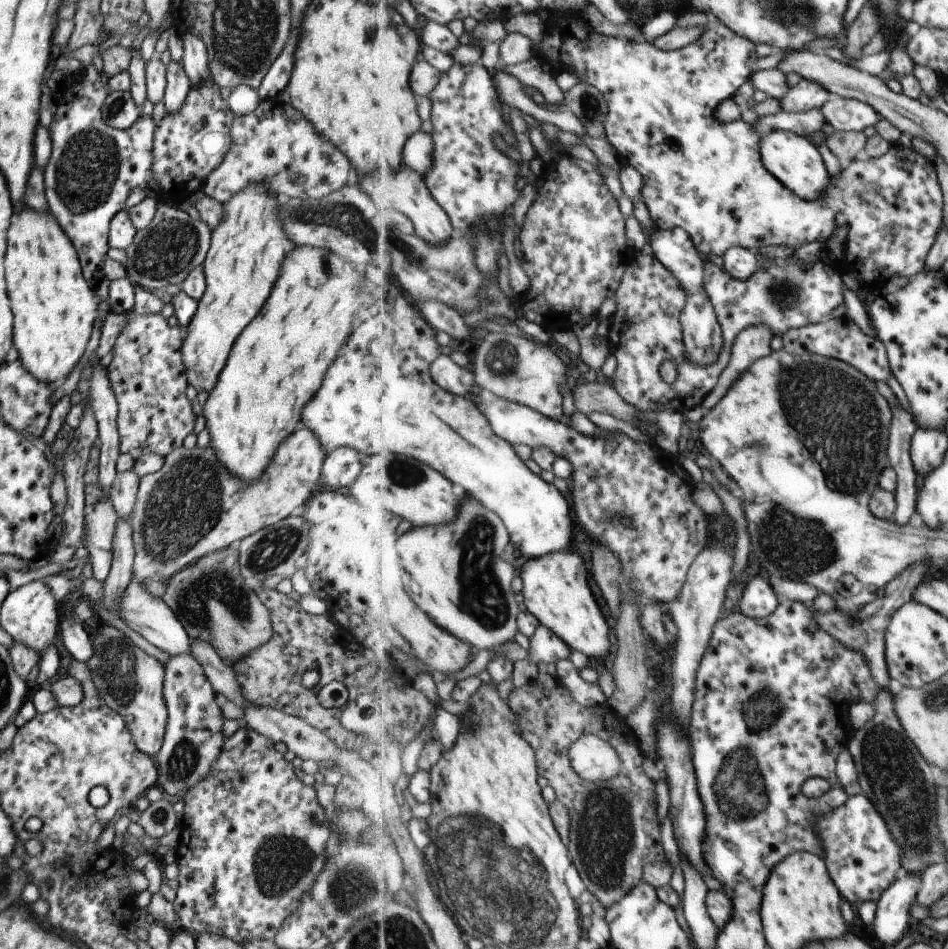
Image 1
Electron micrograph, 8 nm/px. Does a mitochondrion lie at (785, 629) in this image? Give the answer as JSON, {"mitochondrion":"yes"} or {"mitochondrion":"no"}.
{"mitochondrion":"no"}

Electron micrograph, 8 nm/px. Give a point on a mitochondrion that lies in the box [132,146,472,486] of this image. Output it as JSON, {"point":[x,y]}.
{"point":[349,218]}

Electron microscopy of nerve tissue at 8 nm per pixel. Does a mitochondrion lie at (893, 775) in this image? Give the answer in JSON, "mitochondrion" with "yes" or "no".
{"mitochondrion":"yes"}

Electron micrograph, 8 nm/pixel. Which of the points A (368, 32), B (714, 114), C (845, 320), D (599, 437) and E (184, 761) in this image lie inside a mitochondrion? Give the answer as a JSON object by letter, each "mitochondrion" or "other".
{"A":"mitochondrion","B":"other","C":"other","D":"other","E":"mitochondrion"}

